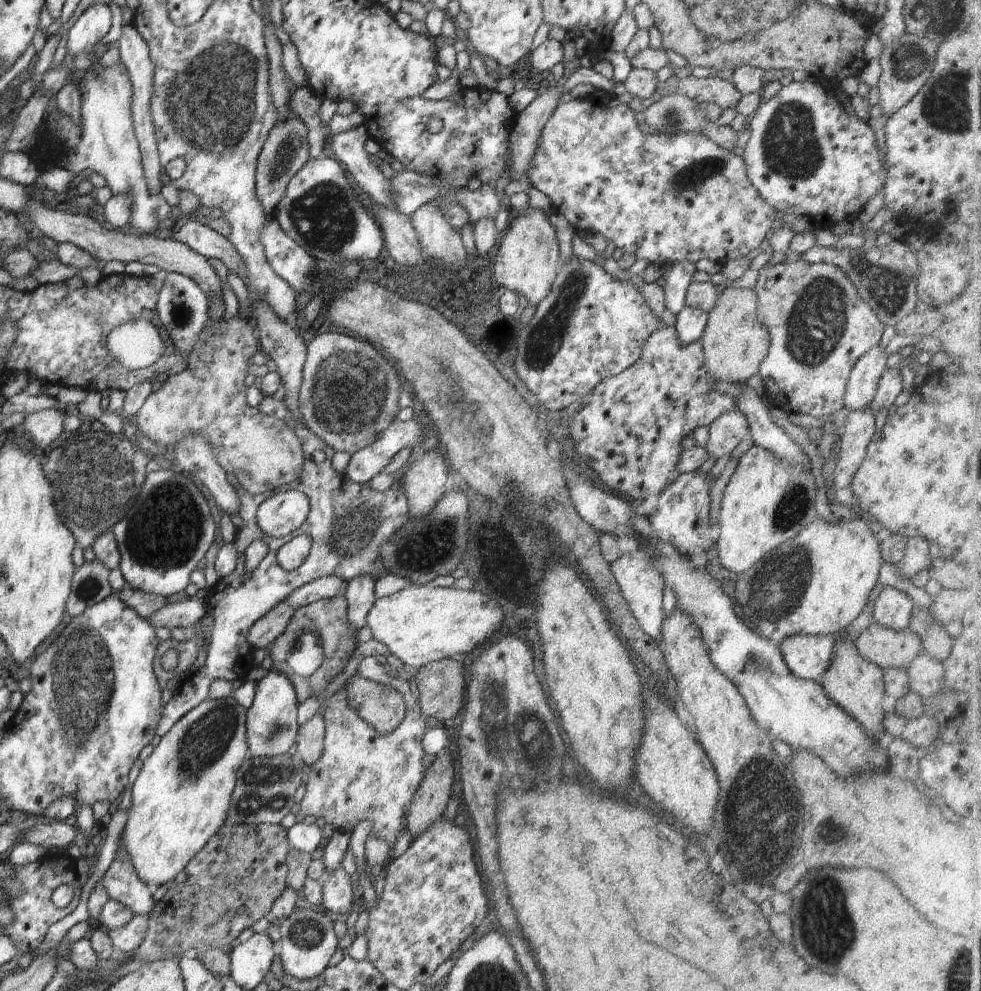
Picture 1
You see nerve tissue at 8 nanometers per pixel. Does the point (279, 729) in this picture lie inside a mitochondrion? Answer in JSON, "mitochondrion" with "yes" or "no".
{"mitochondrion":"yes"}

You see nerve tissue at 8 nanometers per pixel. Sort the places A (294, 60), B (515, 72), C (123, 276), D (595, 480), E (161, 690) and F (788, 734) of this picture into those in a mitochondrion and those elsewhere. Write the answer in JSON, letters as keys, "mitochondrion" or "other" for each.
{"A":"other","B":"other","C":"other","D":"other","E":"other","F":"other"}

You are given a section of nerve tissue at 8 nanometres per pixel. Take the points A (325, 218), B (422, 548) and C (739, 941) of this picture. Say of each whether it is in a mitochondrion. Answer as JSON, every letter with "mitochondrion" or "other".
{"A":"mitochondrion","B":"mitochondrion","C":"other"}

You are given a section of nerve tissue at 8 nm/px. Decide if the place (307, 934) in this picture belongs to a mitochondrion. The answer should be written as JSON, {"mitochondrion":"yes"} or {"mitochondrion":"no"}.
{"mitochondrion":"yes"}

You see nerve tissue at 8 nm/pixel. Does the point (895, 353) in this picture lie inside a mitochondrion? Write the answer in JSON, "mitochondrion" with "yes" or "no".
{"mitochondrion":"no"}

